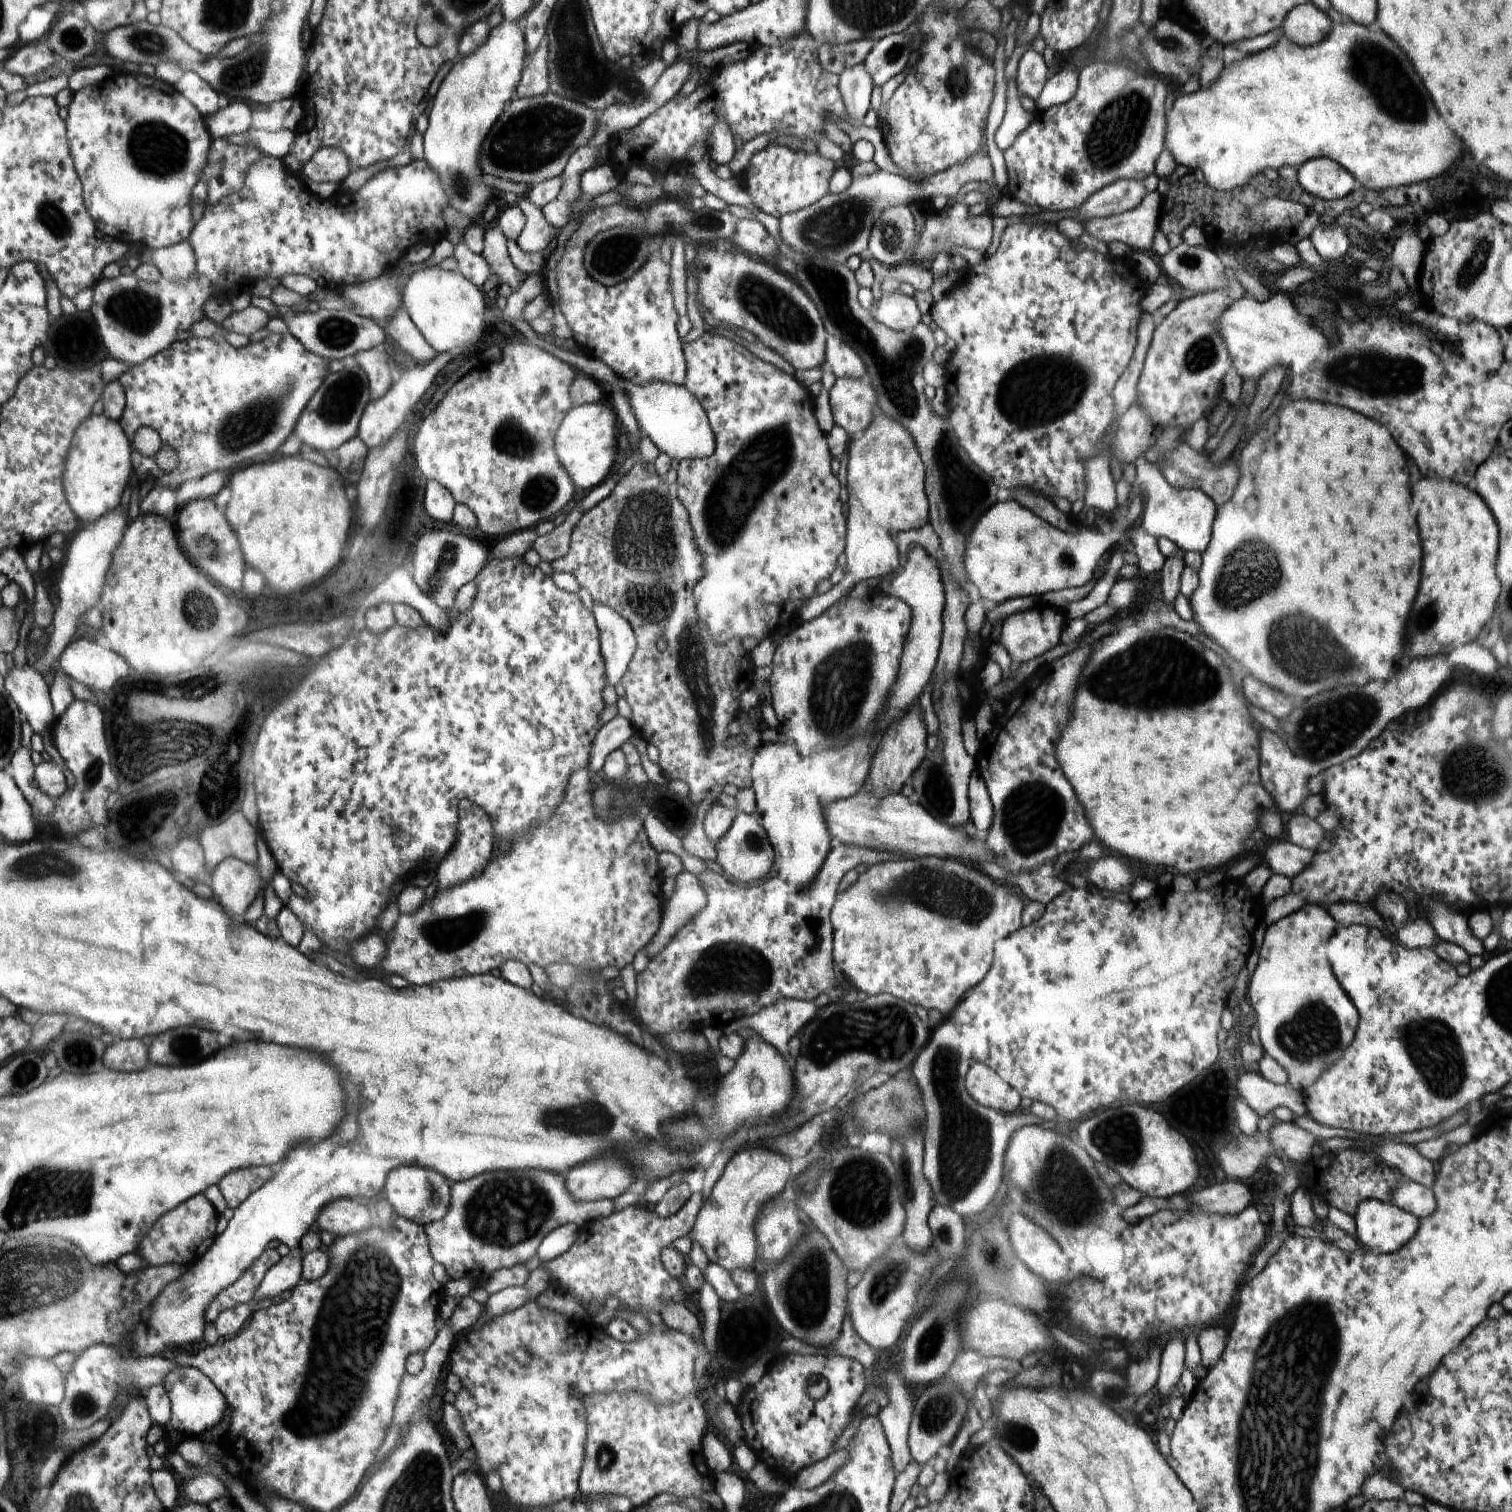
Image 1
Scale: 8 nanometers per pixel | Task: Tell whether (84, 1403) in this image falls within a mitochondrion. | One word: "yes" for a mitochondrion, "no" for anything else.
yes

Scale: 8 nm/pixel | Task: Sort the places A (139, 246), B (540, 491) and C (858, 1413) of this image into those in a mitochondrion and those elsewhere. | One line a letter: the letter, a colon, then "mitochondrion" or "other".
A: other
B: mitochondrion
C: other

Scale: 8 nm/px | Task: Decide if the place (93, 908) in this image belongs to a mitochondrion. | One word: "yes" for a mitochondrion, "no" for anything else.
no

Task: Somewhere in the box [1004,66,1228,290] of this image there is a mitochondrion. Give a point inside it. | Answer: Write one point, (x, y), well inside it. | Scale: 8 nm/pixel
(1114, 134)

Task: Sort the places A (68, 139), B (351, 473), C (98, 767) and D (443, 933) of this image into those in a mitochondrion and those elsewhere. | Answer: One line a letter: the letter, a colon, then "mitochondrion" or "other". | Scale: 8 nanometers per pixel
A: other
B: other
C: mitochondrion
D: mitochondrion

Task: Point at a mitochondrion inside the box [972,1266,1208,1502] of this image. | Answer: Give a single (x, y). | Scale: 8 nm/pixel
(1018, 1435)

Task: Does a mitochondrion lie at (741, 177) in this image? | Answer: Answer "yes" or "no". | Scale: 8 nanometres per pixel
no

